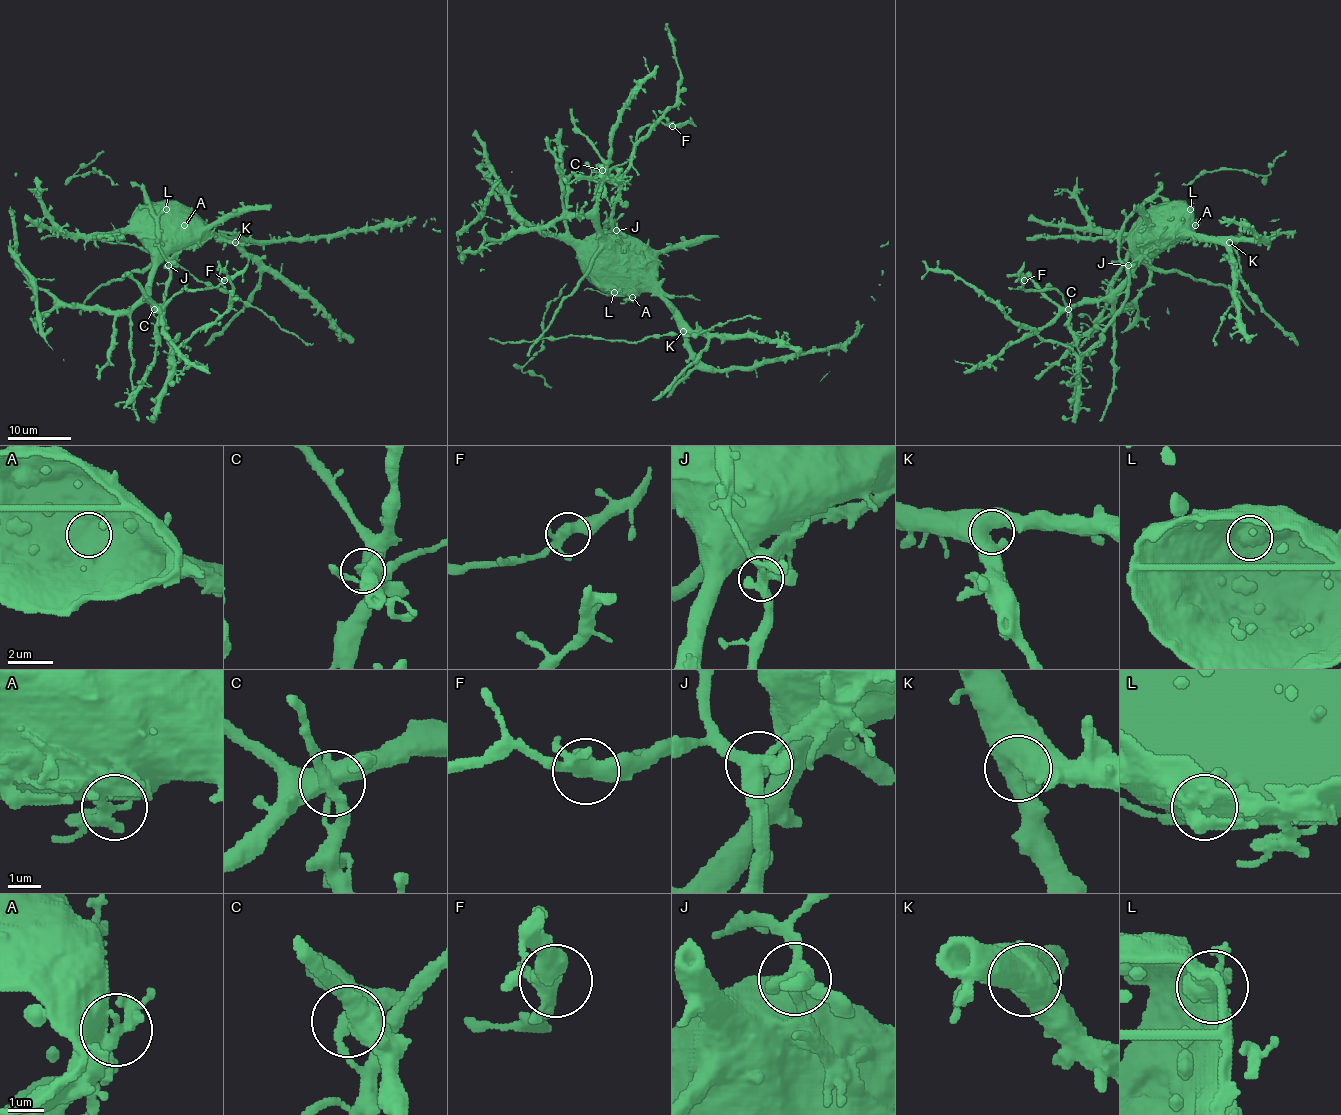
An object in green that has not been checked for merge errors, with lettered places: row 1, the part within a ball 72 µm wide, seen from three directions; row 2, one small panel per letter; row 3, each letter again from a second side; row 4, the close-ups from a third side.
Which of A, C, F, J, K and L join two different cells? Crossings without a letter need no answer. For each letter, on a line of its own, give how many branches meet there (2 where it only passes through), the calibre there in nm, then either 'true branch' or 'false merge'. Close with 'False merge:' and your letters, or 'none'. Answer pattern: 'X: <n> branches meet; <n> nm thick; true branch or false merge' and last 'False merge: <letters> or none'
A: 2 branches meet; 480 nm thick; true branch
C: 4 branches meet; 460 nm thick; false merge
F: 4 branches meet; 420 nm thick; true branch
J: 4 branches meet; 400 nm thick; false merge
K: 2 branches meet; 700 nm thick; true branch
L: 3 branches meet; 650 nm thick; false merge
False merge: C, J, L

